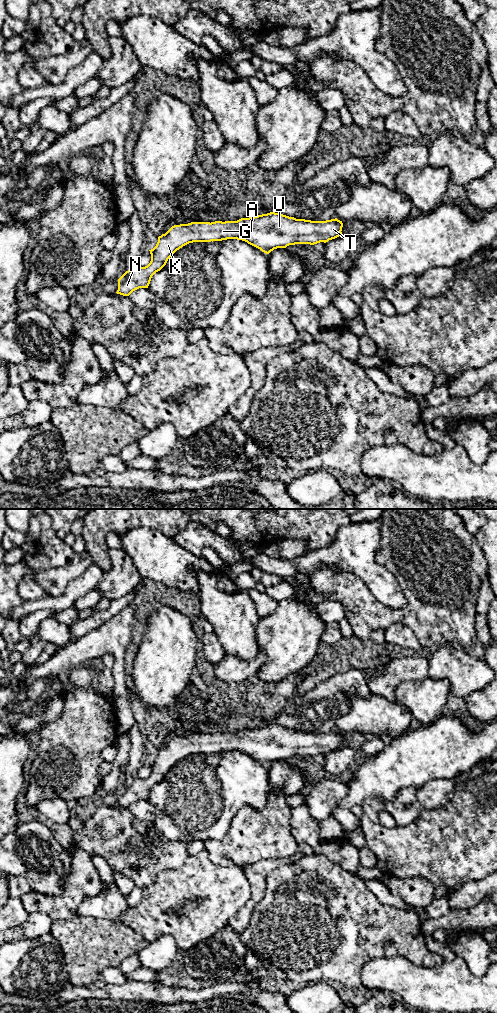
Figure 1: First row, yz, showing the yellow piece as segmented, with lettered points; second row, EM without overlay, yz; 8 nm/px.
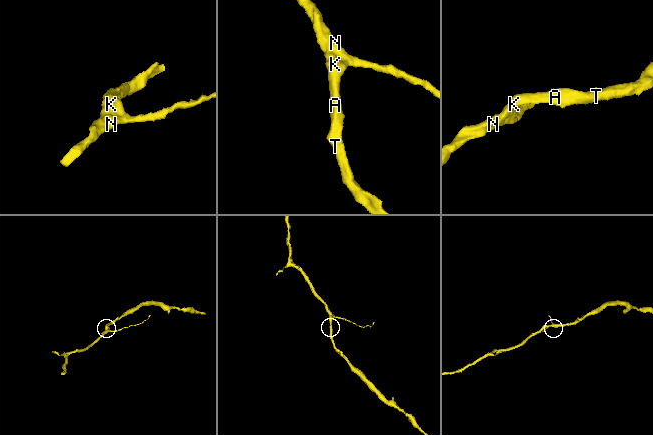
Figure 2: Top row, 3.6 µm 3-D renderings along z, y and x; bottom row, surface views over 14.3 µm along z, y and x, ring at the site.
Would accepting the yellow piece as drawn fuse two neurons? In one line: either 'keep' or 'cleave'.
keep

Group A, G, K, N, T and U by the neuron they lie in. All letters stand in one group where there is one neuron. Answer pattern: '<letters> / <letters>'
A G K N T U

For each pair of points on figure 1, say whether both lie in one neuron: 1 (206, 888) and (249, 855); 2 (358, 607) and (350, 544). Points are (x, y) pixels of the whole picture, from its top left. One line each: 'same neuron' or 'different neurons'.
1: different neurons
2: different neurons

